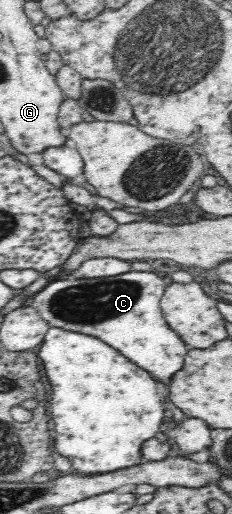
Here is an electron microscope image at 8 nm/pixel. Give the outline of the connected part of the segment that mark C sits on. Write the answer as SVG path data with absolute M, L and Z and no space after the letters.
M133 270L112 277L52 279L42 290L32 296L31 306L36 308L36 311L51 327L78 331L78 333L88 333L92 337L100 337L110 347L118 349L137 368L150 372L156 381L169 384L171 377L180 368L184 367L187 350L186 344L170 328L161 310L161 297L164 295L167 283L167 277L164 275Z

